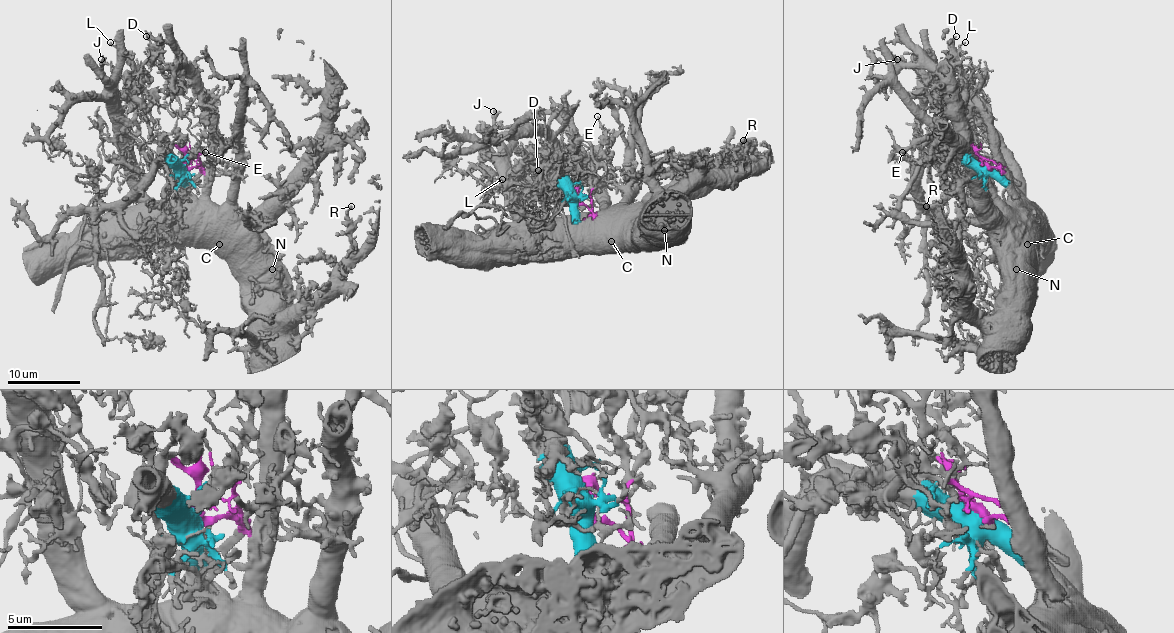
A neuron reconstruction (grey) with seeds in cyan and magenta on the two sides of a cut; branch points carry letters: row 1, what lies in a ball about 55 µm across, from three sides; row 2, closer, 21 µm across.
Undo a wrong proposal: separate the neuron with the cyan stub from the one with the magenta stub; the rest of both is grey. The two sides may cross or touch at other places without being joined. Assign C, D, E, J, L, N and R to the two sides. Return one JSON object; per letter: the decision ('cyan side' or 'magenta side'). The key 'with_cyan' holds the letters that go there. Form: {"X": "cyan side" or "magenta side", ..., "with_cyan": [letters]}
{"C": "cyan side", "D": "magenta side", "E": "magenta side", "J": "cyan side", "L": "magenta side", "N": "cyan side", "R": "cyan side", "with_cyan": ["C", "J", "N", "R"]}

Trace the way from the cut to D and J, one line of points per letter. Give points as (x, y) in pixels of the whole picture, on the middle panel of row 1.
D: (576, 201), (558, 176), (560, 165), (545, 154), (520, 170), (527, 179), (536, 168), (543, 172), (538, 170)
J: (574, 201), (572, 223), (563, 230), (534, 230), (525, 221), (509, 176), (504, 143), (495, 130), (493, 110)

